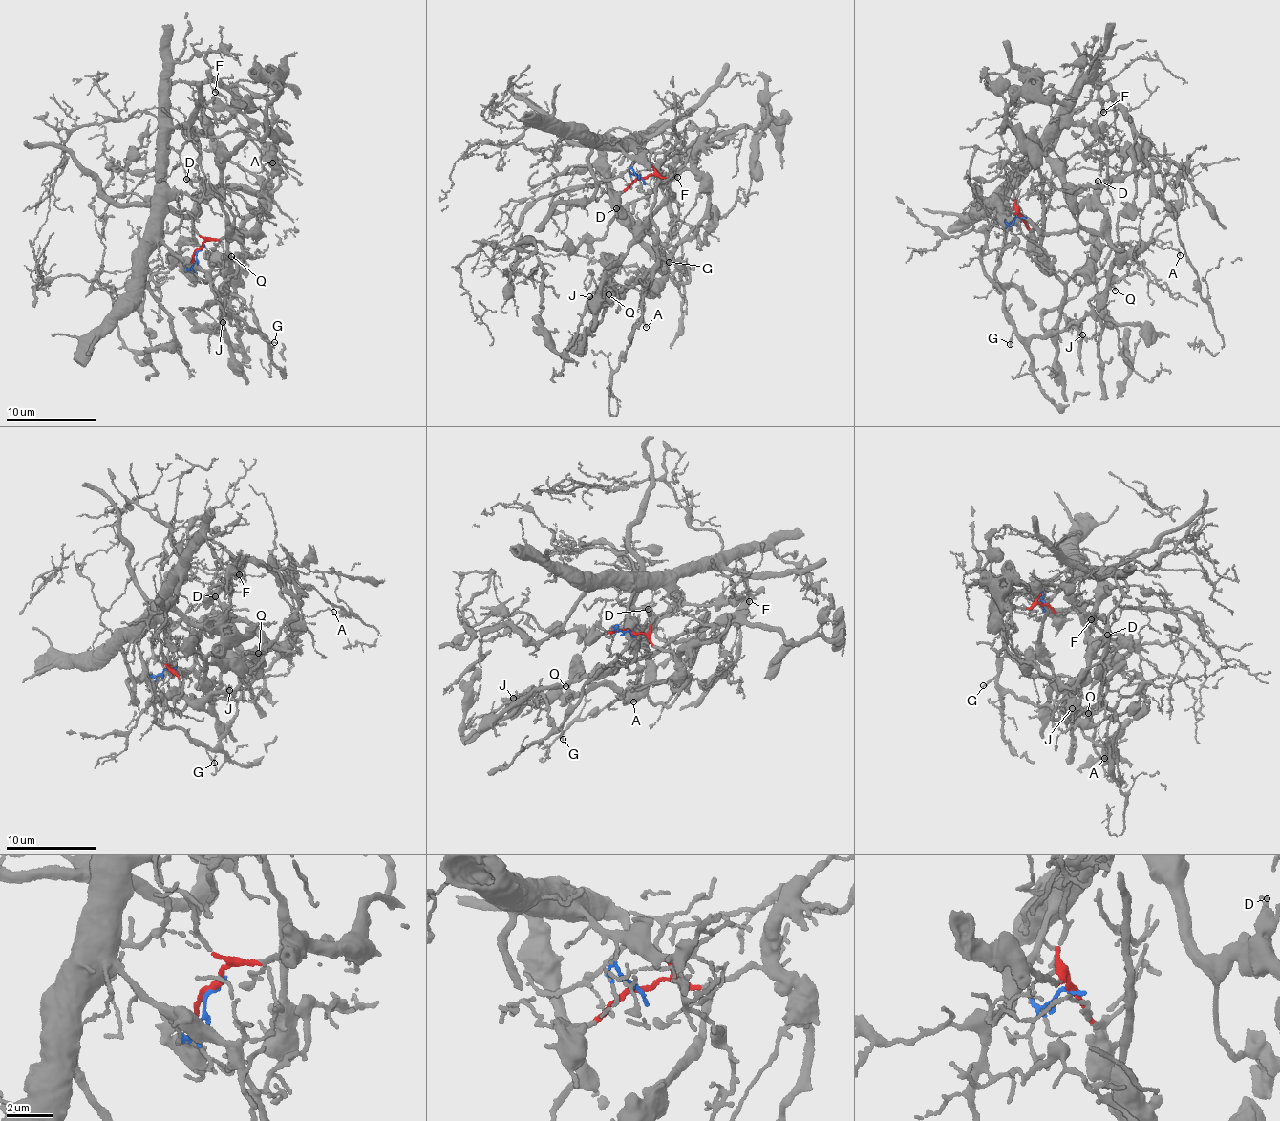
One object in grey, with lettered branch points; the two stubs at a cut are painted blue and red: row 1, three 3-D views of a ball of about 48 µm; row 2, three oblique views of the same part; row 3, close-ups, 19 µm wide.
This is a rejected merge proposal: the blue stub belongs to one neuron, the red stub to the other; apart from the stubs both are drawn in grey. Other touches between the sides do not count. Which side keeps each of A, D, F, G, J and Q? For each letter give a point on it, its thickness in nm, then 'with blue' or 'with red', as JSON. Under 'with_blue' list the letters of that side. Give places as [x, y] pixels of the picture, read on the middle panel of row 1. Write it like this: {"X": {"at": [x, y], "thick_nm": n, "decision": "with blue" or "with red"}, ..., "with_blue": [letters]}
{"A": {"at": [646, 327], "thick_nm": 140, "decision": "with red"}, "D": {"at": [616, 208], "thick_nm": 240, "decision": "with red"}, "F": {"at": [677, 177], "thick_nm": 120, "decision": "with blue"}, "G": {"at": [669, 262], "thick_nm": 160, "decision": "with blue"}, "J": {"at": [589, 296], "thick_nm": 110, "decision": "with blue"}, "Q": {"at": [608, 294], "thick_nm": 160, "decision": "with red"}, "with_blue": ["F", "G", "J"]}

